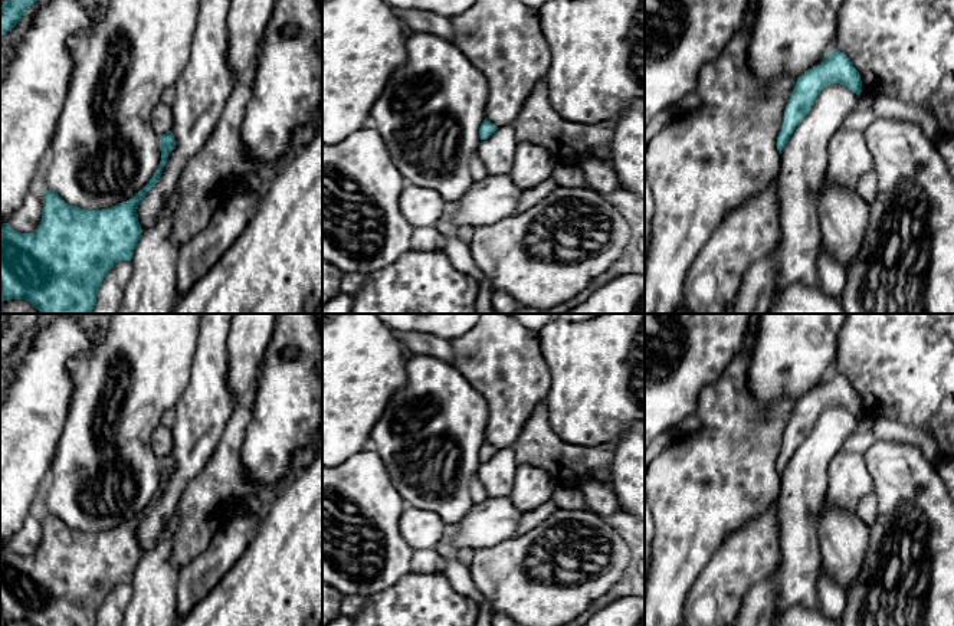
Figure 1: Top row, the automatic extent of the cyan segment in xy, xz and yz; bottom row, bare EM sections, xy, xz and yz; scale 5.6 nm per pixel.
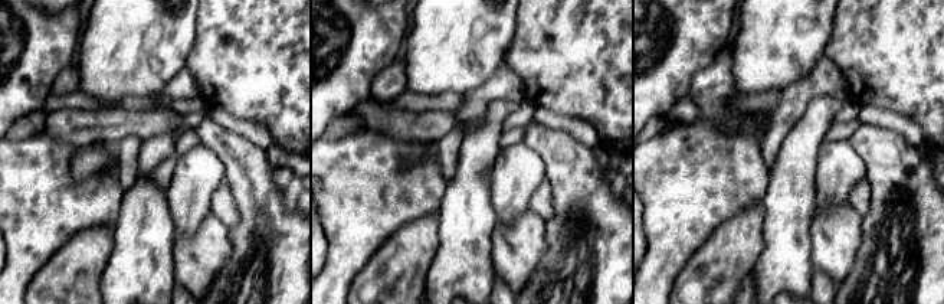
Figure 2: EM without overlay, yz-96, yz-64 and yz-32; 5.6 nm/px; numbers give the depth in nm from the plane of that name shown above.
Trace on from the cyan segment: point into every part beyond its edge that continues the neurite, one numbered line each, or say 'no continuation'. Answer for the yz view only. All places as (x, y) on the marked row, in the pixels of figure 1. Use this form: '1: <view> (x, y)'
no continuation

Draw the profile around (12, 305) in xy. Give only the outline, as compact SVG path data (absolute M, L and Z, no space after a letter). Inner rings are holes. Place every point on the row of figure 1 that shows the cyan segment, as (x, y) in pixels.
M9 299L0 302L0 314L42 314L26 299Z

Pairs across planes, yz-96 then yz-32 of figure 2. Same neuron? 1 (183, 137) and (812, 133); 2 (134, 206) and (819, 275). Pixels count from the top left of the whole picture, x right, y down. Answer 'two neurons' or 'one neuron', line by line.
1: two neurons
2: two neurons

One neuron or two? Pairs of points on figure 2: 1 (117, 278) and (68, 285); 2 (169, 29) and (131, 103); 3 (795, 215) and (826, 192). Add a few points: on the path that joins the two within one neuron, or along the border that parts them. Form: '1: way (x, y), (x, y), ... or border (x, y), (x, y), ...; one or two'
1: border (112, 249), (98, 280); two
2: border (147, 97), (123, 97), (115, 103), (101, 103); two
3: border (816, 164), (815, 202); two

